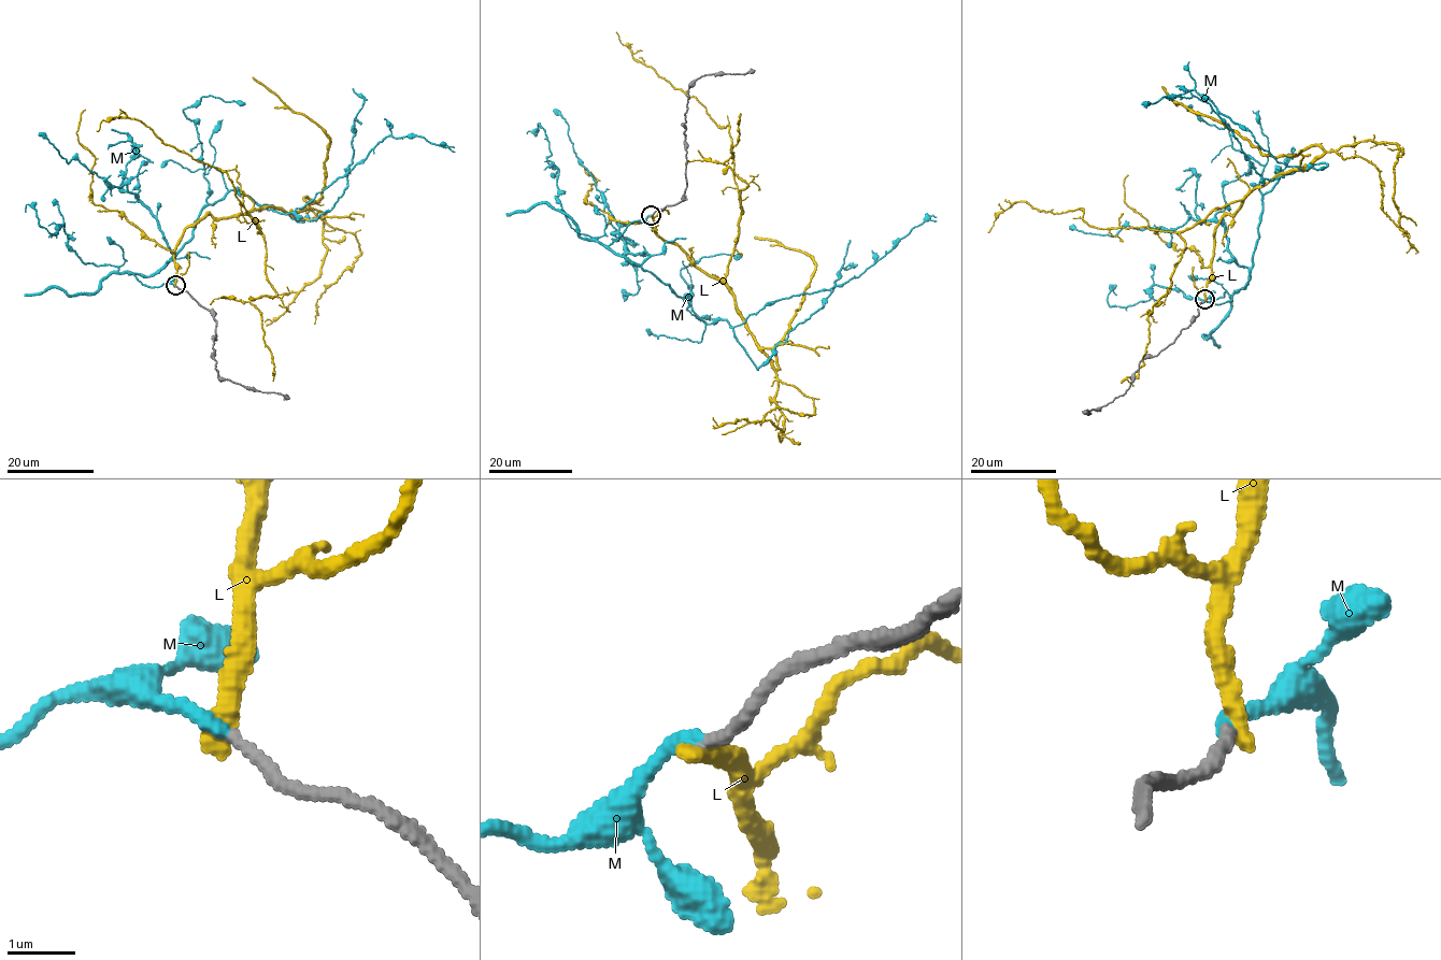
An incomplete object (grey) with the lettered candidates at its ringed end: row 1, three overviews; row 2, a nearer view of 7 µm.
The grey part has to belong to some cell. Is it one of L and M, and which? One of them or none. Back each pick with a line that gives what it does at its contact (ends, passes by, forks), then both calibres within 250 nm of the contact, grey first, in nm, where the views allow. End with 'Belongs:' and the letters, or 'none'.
M: It ends there. Thickness 170 nm (grey) against 200 nm
Belongs: M

